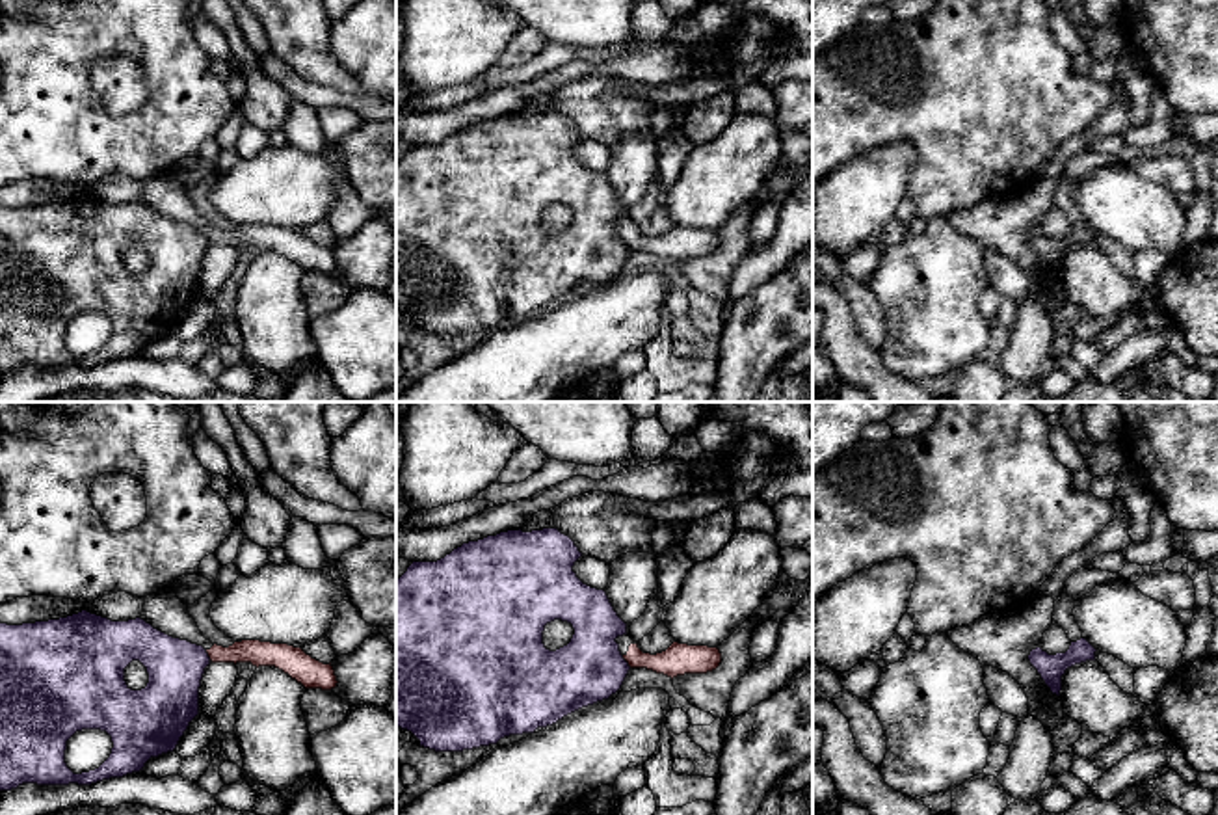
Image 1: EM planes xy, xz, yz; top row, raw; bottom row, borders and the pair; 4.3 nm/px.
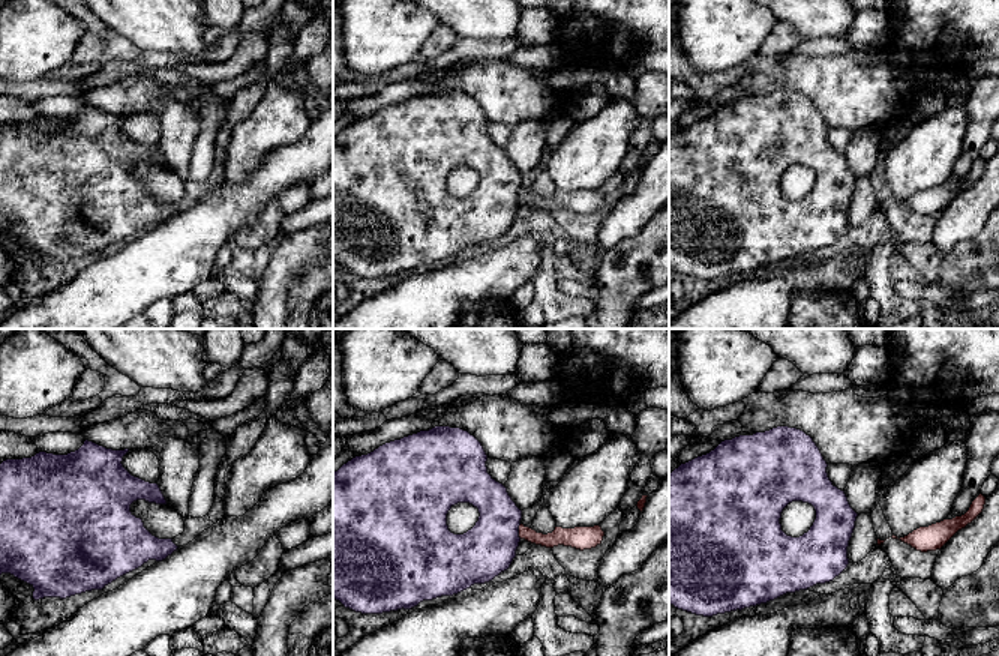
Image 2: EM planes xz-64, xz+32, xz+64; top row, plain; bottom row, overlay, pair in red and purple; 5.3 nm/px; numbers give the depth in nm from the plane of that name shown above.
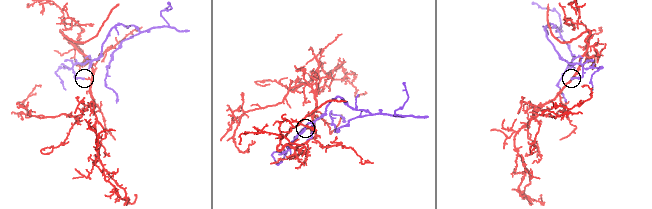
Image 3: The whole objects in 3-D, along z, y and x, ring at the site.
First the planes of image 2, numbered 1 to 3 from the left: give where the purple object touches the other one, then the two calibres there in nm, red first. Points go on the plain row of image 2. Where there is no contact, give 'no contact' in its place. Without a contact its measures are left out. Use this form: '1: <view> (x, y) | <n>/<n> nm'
1: no contact
2: xz+32 (519, 195) | 100/280 nm
3: no contact

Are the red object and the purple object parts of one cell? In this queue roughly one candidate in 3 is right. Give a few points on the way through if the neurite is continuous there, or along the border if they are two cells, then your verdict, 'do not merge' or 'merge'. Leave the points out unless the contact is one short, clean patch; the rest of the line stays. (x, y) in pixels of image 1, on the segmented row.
border along xz (622, 655), (631, 667); do not merge

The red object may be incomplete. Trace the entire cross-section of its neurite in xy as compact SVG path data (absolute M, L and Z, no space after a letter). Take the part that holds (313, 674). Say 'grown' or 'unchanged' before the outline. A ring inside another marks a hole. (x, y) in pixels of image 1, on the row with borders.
unchanged; M242 640L229 648L214 644L206 653L212 662L251 662L257 668L275 666L305 688L331 690L338 683L331 662L324 664L307 655L301 648L288 644Z

